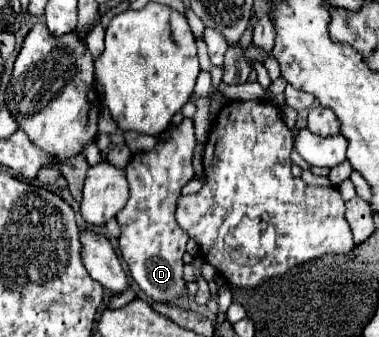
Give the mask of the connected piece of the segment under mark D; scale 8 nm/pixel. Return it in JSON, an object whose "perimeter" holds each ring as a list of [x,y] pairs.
{"perimeter":[[[184,118],[182,124],[176,130],[172,130],[170,140],[158,142],[150,152],[134,154],[132,160],[128,162],[128,166],[126,166],[126,180],[130,184],[130,198],[128,198],[126,206],[122,208],[122,212],[118,212],[118,216],[116,216],[116,220],[122,228],[118,244],[120,244],[120,254],[122,254],[124,262],[128,264],[128,270],[130,270],[132,278],[136,280],[136,284],[146,292],[146,296],[152,302],[176,302],[186,294],[186,282],[184,282],[184,276],[182,276],[182,270],[184,270],[182,256],[186,252],[188,236],[178,226],[176,218],[174,218],[174,212],[176,212],[176,202],[180,198],[180,190],[194,176],[194,170],[192,170],[194,148],[196,148],[194,122],[192,122],[192,118]]]}

